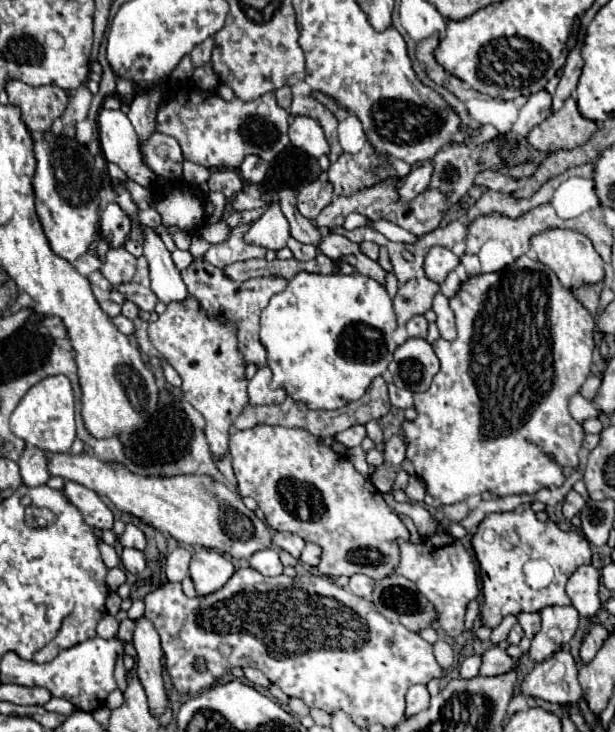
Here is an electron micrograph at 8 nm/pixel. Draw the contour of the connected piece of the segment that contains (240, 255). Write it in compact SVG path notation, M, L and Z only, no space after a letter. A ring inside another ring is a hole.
M239 224L231 228L231 234L225 242L211 245L209 250L203 254L203 260L207 260L213 266L227 266L239 260L249 260L249 258L265 258L265 248L257 244L245 242L245 234L251 228L251 224Z

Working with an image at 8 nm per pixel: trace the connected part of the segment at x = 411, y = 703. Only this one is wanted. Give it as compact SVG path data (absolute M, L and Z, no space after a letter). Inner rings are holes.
M415 684L407 692L407 710L405 716L413 716L429 706L429 690L425 684Z

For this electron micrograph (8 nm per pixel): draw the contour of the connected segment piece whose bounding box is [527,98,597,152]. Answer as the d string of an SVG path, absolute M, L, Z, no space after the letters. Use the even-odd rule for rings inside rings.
M567 98L561 110L553 112L545 122L537 124L529 134L527 142L543 152L553 152L559 148L575 148L585 144L589 136L597 130L597 124L577 110L577 100Z

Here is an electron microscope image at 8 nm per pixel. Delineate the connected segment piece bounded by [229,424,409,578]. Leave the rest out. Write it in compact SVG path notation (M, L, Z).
M257 424L249 430L233 430L229 454L233 458L233 470L239 482L241 496L253 496L257 500L267 524L273 530L289 530L301 536L305 542L313 542L323 548L327 566L319 566L321 574L327 574L331 578L353 574L385 578L393 574L399 560L395 540L409 538L409 532L399 516L387 506L377 488L353 468L347 456L333 452L309 430L267 424Z

